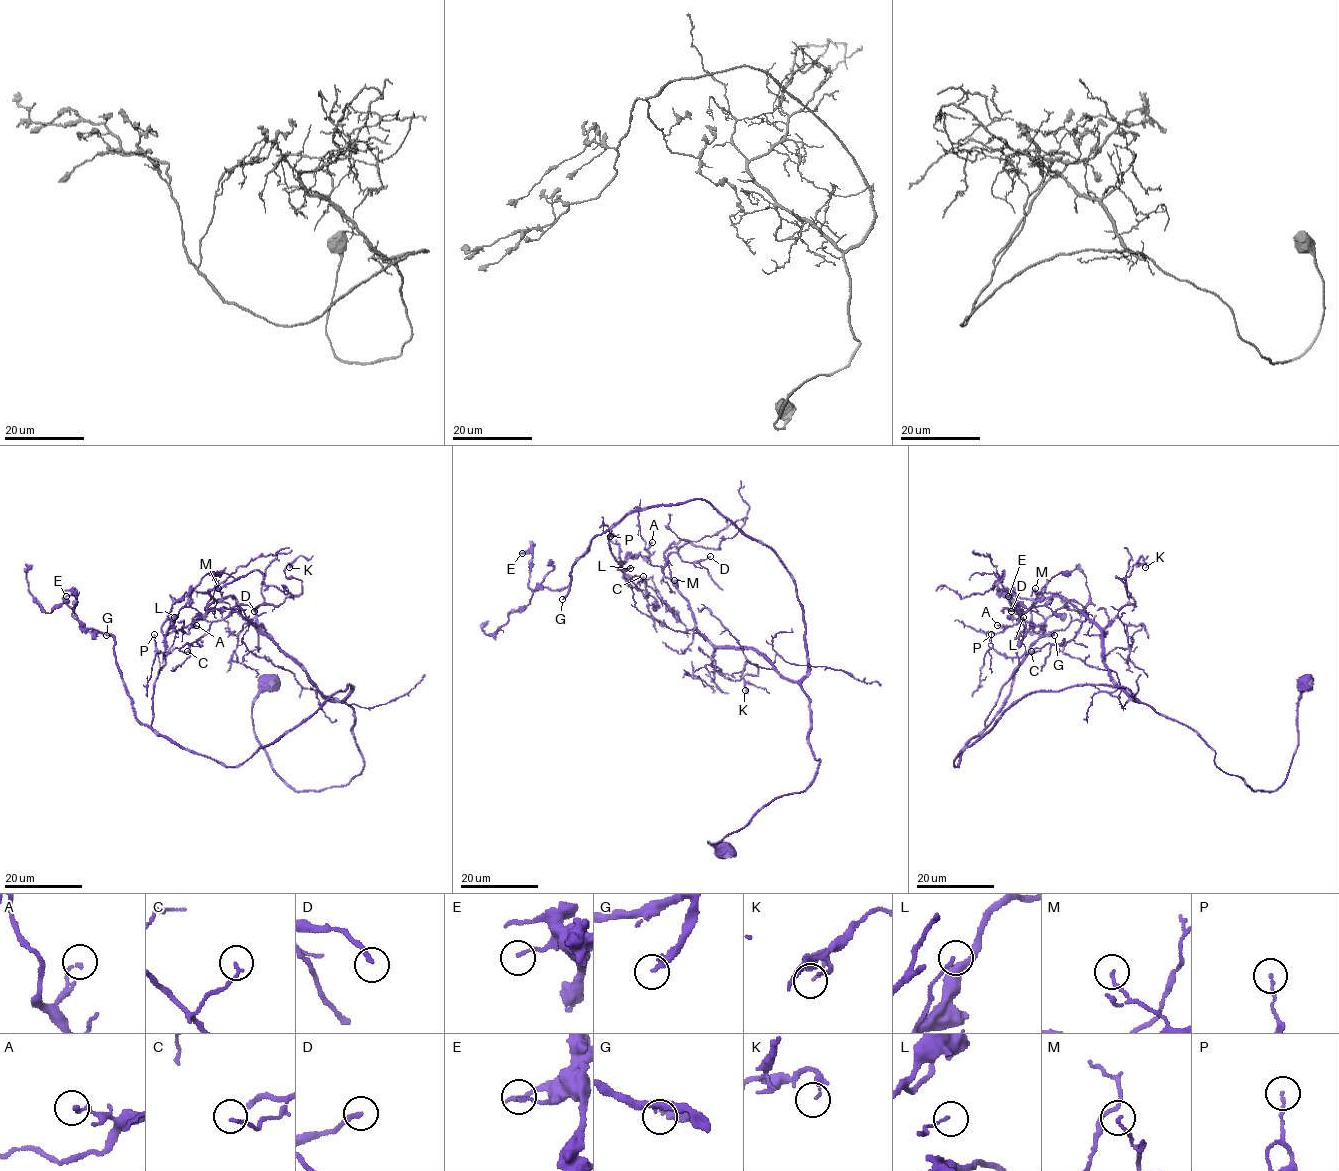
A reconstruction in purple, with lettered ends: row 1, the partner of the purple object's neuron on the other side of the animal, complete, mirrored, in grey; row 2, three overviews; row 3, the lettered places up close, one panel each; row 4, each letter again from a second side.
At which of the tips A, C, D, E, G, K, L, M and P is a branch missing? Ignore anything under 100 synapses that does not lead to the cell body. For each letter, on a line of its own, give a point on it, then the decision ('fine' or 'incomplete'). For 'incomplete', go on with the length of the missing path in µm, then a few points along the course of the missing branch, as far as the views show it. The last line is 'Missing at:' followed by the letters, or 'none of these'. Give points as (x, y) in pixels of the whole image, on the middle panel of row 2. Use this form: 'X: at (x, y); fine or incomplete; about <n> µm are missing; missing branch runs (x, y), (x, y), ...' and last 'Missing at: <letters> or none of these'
A: at (652, 542); fine
C: at (643, 576); fine
D: at (710, 556); fine
E: at (522, 553); fine
G: at (562, 599); incomplete; about 60 µm are missing
K: at (745, 690); fine
L: at (630, 568); fine
M: at (674, 580); fine
P: at (610, 536); fine
Missing at: G

